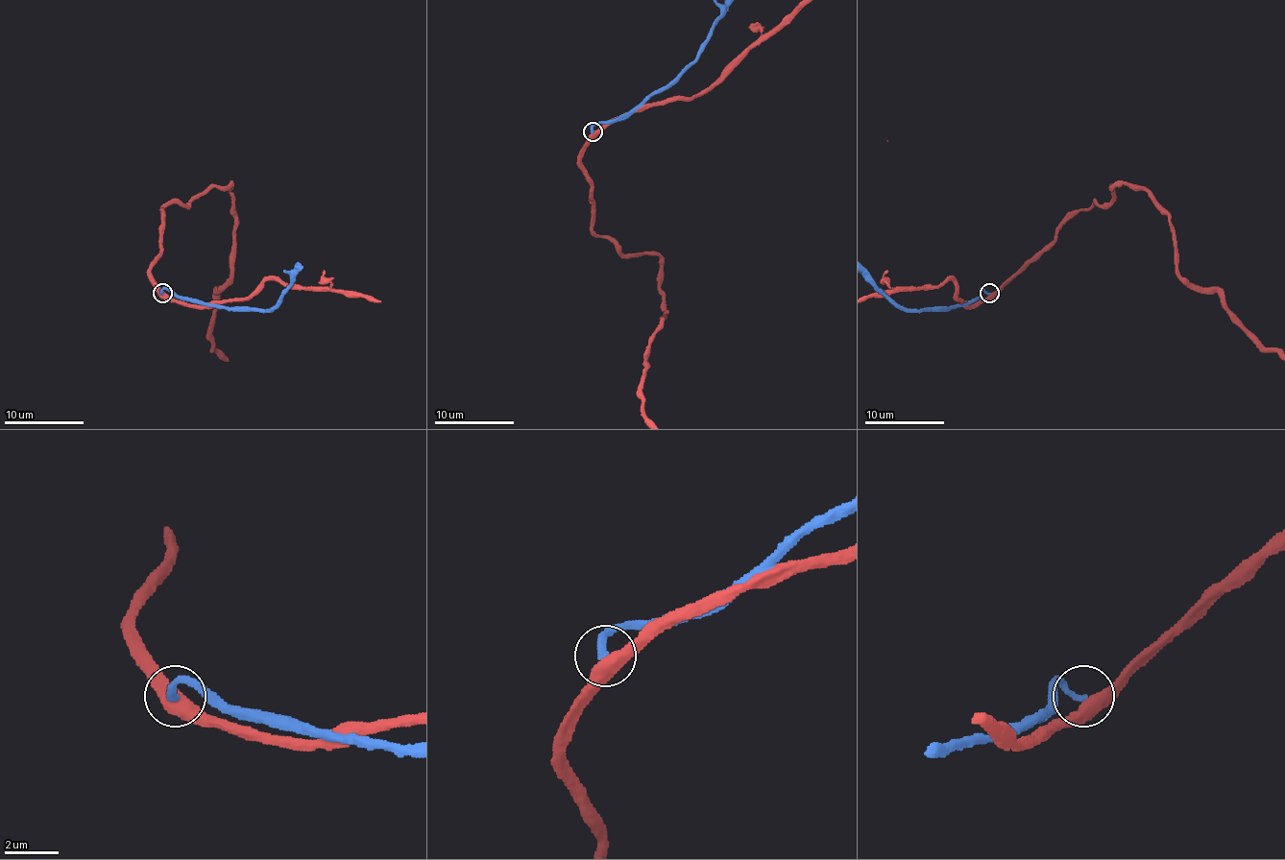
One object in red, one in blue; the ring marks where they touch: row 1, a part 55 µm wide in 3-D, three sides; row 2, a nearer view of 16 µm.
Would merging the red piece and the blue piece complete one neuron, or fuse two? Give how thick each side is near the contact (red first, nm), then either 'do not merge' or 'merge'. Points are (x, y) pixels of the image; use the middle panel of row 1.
calibres 500 and 280 nm; do not merge

